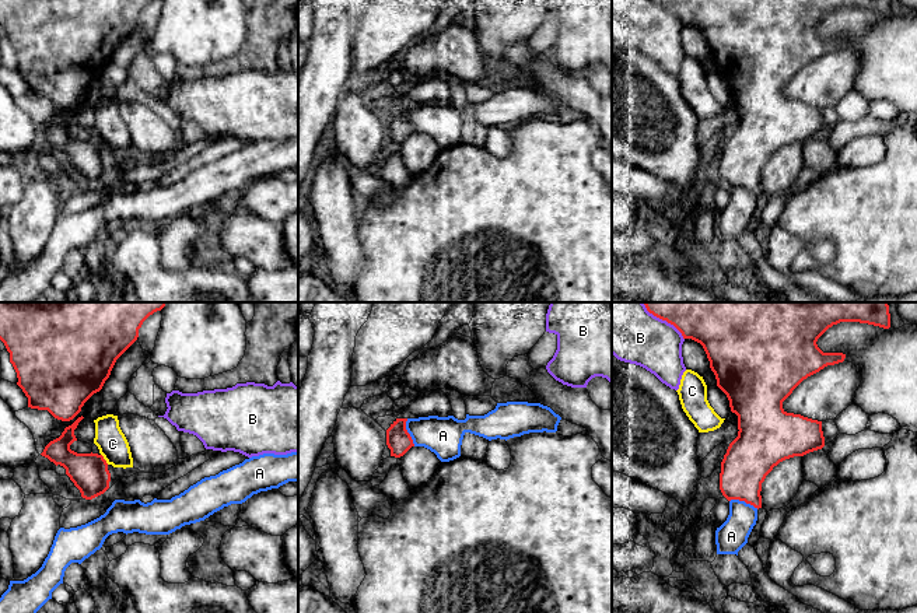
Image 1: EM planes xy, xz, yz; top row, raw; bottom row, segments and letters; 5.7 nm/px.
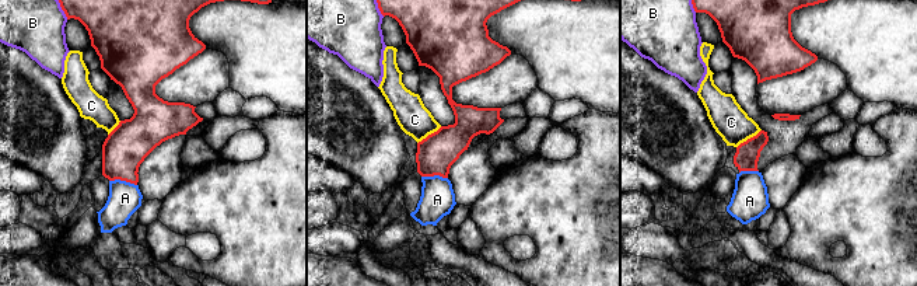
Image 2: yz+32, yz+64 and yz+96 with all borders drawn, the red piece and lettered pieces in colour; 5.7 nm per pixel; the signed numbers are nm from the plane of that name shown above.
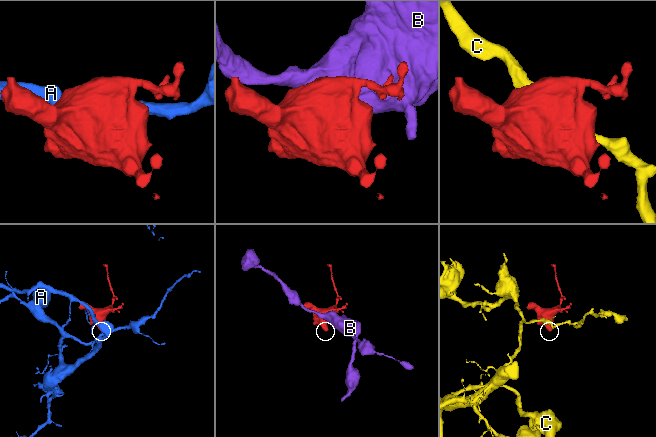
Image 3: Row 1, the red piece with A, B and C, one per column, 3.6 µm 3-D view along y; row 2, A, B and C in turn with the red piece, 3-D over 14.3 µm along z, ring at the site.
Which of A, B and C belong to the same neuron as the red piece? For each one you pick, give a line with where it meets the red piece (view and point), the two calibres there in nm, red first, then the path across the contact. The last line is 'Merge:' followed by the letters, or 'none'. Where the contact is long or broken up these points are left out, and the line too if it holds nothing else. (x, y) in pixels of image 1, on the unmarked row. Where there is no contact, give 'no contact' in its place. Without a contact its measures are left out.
Merge: none

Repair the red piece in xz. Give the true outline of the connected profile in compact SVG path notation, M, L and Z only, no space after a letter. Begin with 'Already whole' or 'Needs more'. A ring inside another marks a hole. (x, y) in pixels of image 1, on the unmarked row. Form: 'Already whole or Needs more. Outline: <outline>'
Already whole. Outline: M396 105L386 116L386 132L391 143L400 144L414 133L410 120L406 116L407 105Z

